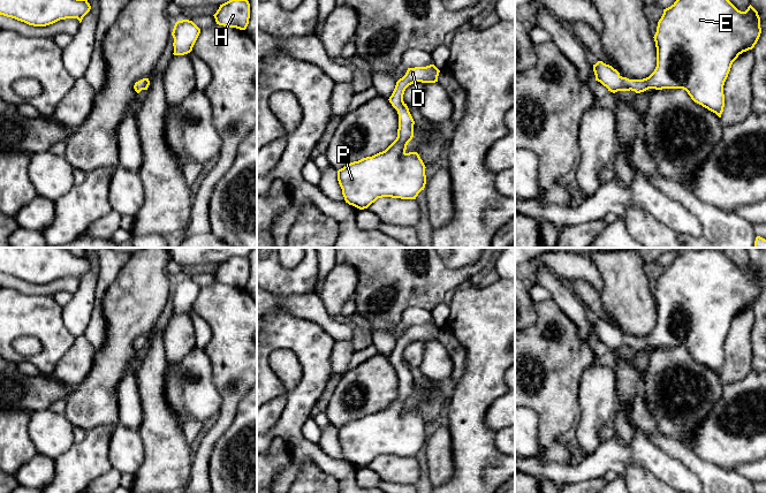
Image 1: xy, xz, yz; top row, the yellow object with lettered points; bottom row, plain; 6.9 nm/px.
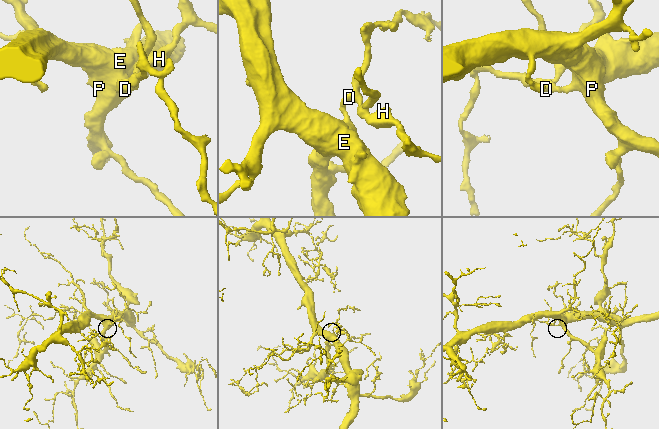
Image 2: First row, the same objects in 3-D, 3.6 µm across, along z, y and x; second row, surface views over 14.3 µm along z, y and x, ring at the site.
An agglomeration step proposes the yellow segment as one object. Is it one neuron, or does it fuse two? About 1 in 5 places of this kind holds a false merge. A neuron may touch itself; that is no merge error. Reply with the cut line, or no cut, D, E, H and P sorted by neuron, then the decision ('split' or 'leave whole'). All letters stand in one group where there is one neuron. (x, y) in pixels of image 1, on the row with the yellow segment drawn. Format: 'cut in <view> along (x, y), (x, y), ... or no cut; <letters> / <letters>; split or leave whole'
no cut; D E H P; leave whole

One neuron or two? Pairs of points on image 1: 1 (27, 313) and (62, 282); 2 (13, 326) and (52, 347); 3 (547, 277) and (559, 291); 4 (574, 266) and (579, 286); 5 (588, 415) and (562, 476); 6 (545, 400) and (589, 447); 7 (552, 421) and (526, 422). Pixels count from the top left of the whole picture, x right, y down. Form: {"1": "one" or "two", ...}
{"1": "two", "2": "one", "3": "one", "4": "two", "5": "two", "6": "two", "7": "two"}

